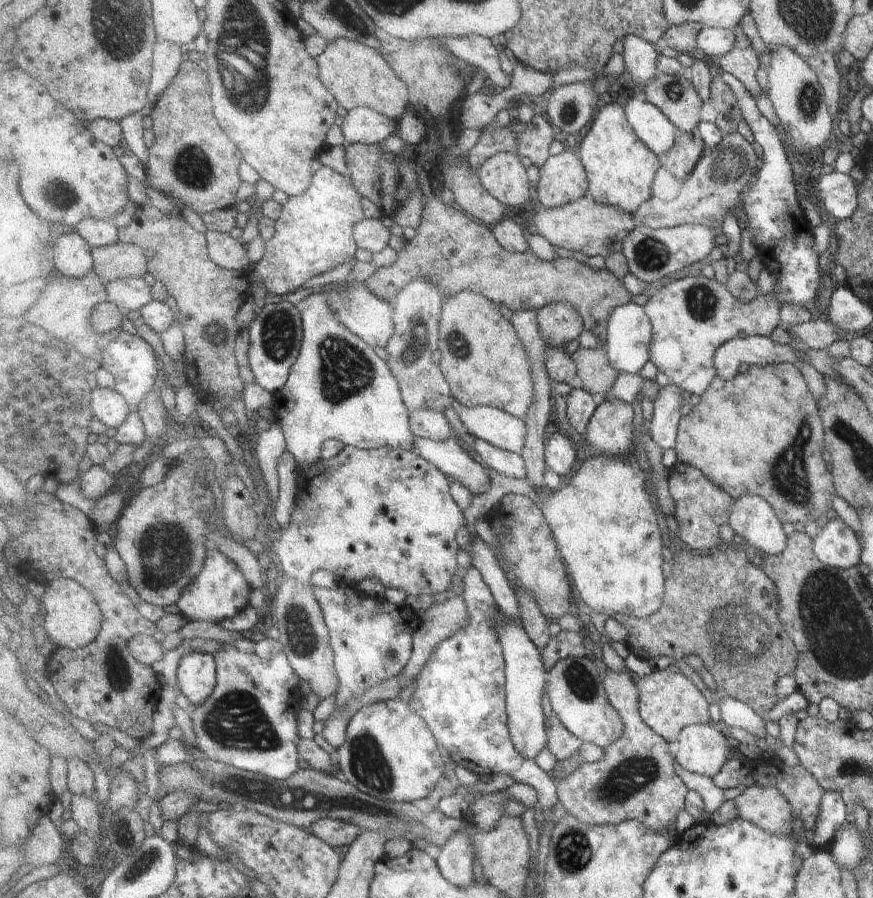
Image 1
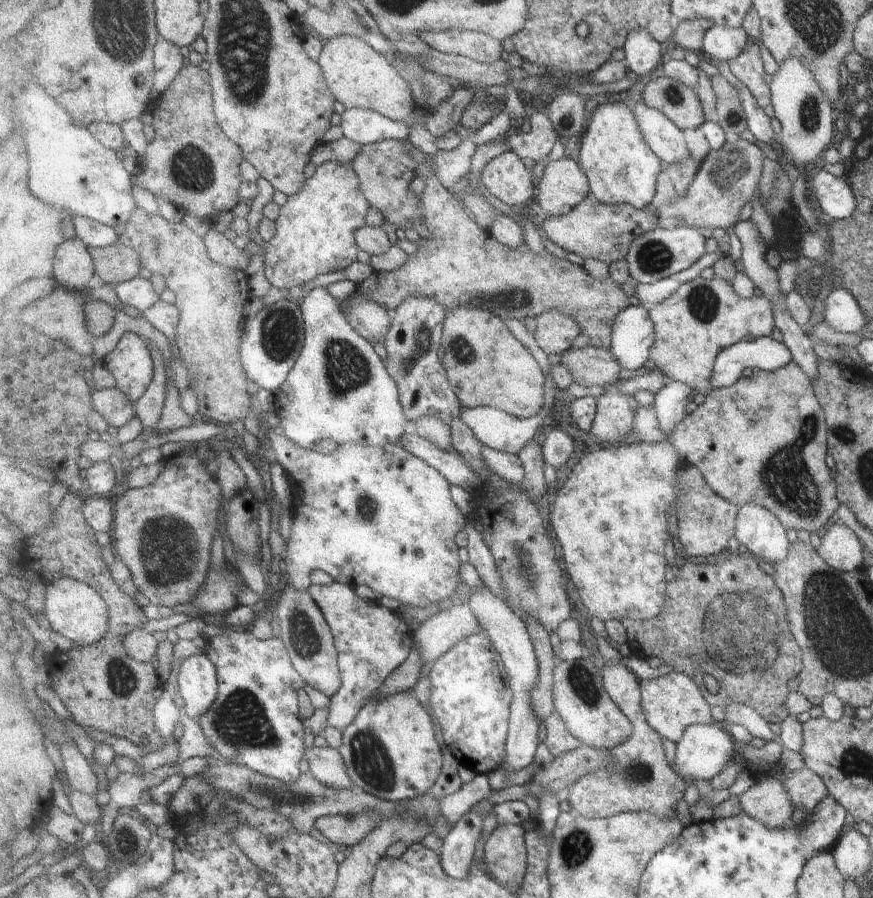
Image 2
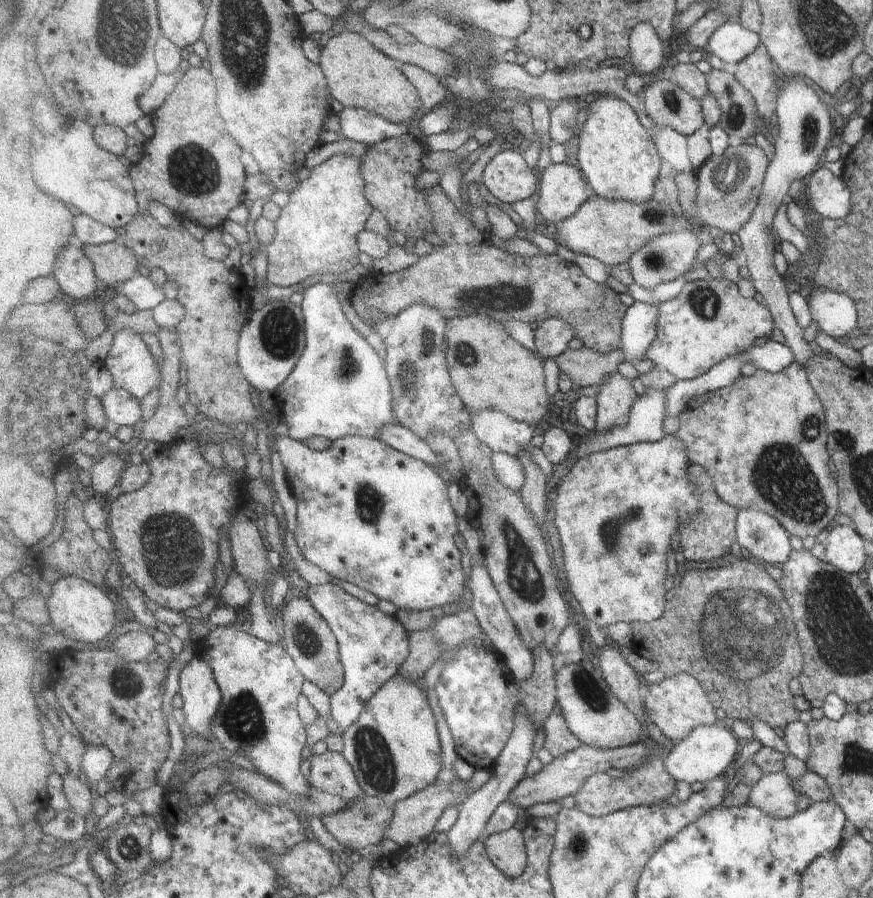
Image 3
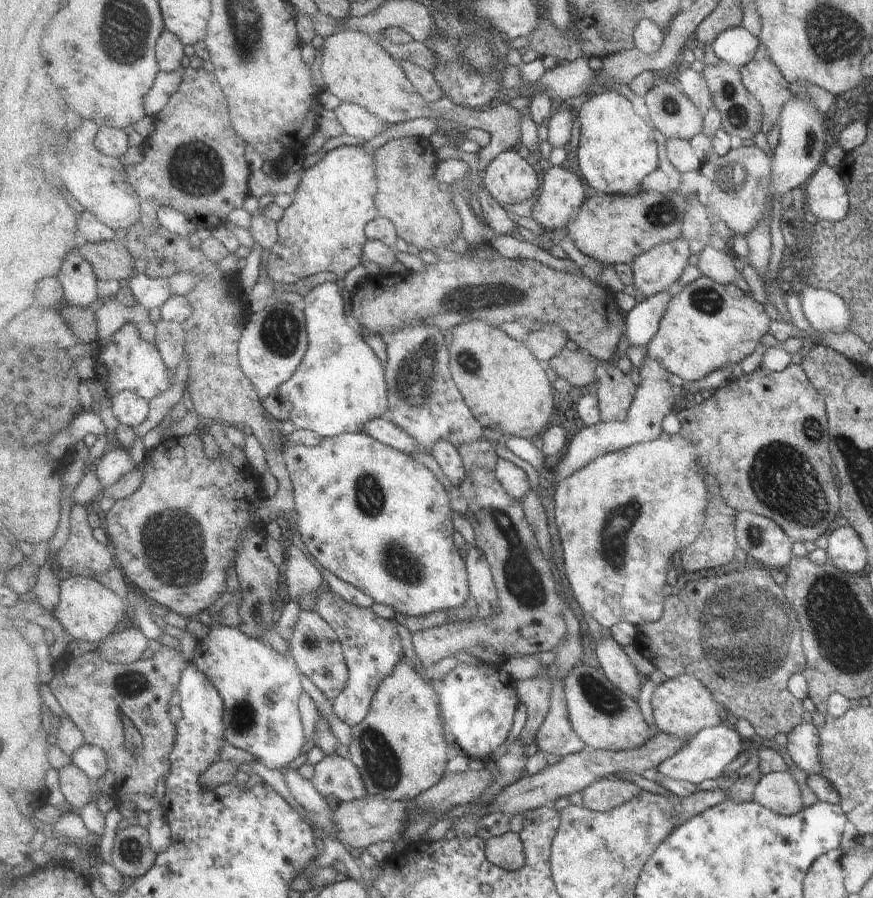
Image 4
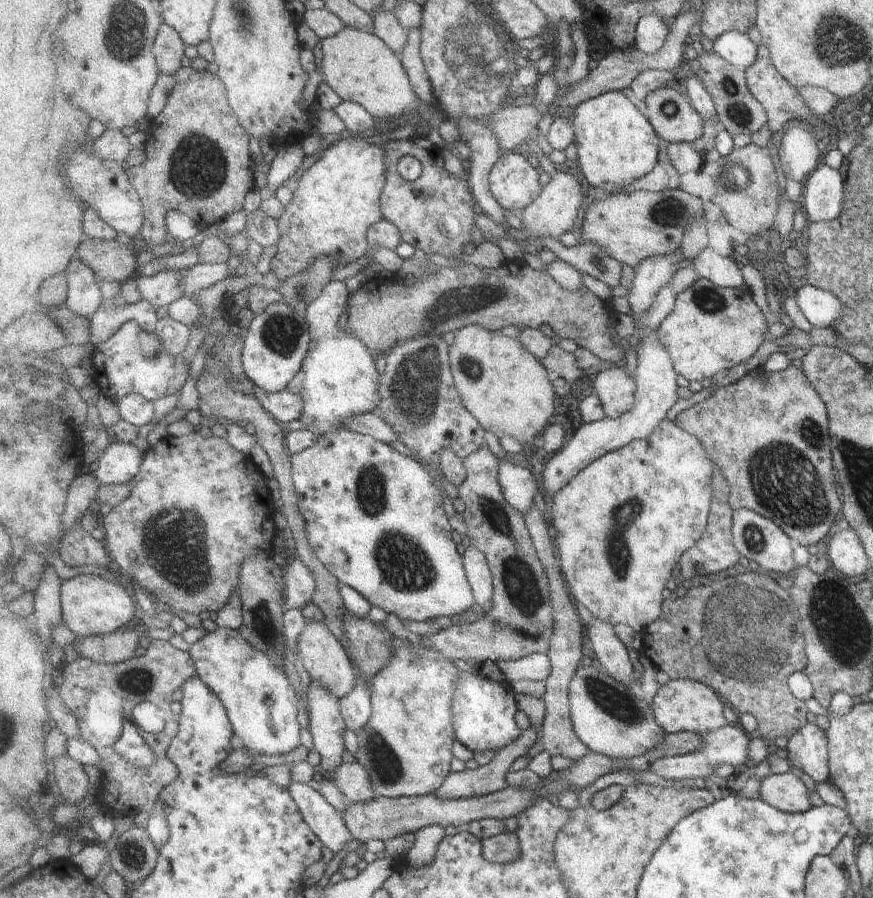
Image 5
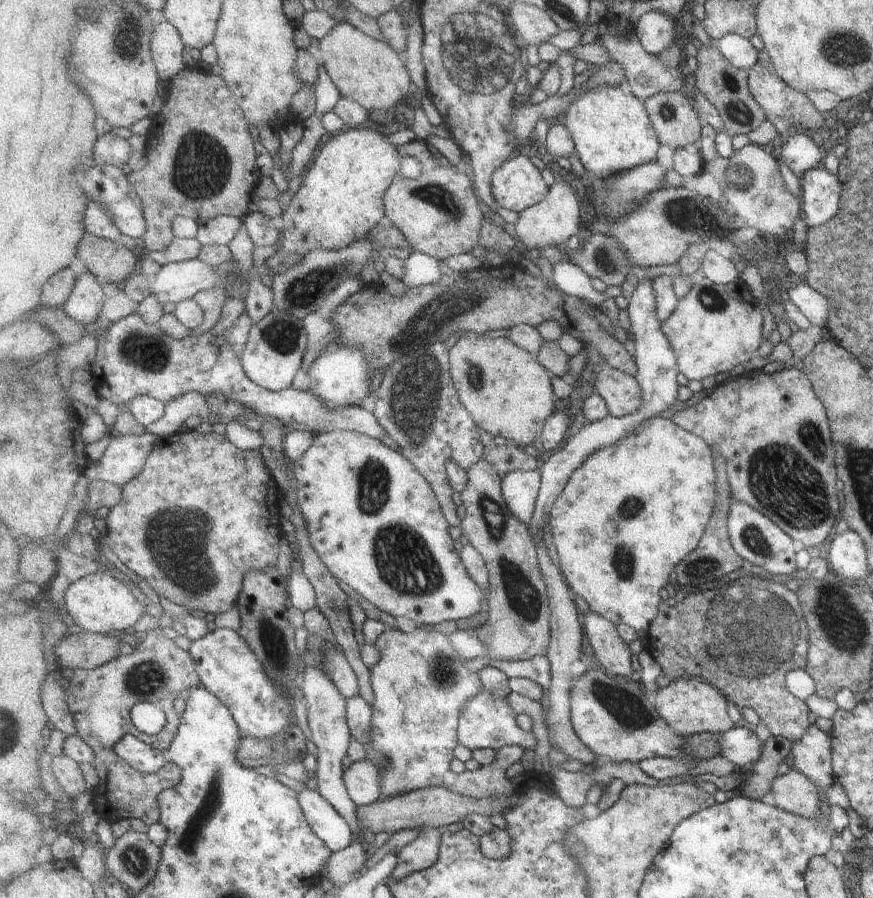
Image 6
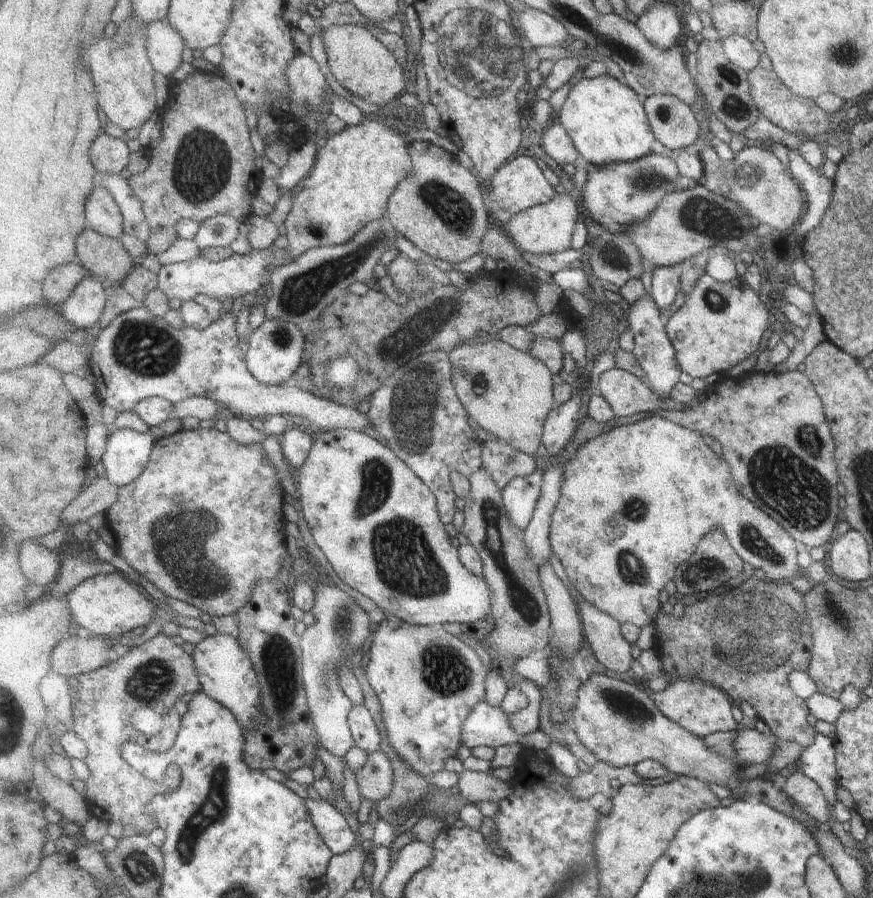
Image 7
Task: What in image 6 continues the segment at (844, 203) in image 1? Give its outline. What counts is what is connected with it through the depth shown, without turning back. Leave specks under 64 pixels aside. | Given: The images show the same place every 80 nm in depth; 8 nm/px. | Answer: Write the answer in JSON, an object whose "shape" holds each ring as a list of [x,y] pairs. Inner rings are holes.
{"shape":[[[817,167],[804,170],[799,183],[798,199],[806,228],[821,226],[837,212],[841,182],[825,168]]]}

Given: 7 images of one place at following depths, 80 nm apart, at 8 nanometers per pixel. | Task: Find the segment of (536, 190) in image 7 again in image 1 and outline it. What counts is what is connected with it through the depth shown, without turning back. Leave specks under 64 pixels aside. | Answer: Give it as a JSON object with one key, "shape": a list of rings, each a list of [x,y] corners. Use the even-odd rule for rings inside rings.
{"shape":[[[496,154],[477,173],[483,186],[508,208],[517,211],[528,203],[531,182],[518,154]]]}

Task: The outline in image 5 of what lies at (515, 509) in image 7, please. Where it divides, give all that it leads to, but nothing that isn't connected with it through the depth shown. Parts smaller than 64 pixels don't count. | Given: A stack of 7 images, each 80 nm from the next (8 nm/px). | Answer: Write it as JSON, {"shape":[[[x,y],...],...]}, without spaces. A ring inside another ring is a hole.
{"shape":[[[500,463],[500,482],[506,499],[519,509],[525,516],[535,506],[537,490],[541,490],[541,483],[535,479],[530,468],[523,468],[513,463]]]}

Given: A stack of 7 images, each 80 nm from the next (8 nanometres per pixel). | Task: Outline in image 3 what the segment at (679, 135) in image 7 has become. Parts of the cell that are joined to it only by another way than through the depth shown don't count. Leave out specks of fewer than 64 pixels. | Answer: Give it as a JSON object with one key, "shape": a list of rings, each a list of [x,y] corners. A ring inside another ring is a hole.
{"shape":[[[668,75],[660,81],[651,81],[642,94],[647,114],[659,126],[671,127],[688,137],[706,125],[700,100]]]}

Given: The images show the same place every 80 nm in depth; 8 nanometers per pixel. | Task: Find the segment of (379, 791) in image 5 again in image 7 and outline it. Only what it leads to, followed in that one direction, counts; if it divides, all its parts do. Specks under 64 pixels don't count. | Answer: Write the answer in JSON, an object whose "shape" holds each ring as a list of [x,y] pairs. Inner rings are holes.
{"shape":[[[388,616],[378,623],[368,650],[369,662],[366,675],[369,684],[376,690],[383,710],[392,749],[396,757],[401,757],[417,774],[427,776],[431,772],[443,770],[447,758],[455,758],[463,744],[462,726],[472,710],[486,698],[486,676],[491,670],[479,658],[477,649],[453,636],[443,625],[412,625],[401,619]]]}

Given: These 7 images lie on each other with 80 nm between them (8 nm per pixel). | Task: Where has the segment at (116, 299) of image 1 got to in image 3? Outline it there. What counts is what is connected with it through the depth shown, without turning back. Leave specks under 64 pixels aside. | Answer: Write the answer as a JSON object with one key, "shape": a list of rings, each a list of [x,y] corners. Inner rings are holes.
{"shape":[[[136,274],[124,283],[117,284],[117,291],[123,293],[139,310],[154,310],[166,298],[165,289],[155,284],[148,276]]]}

